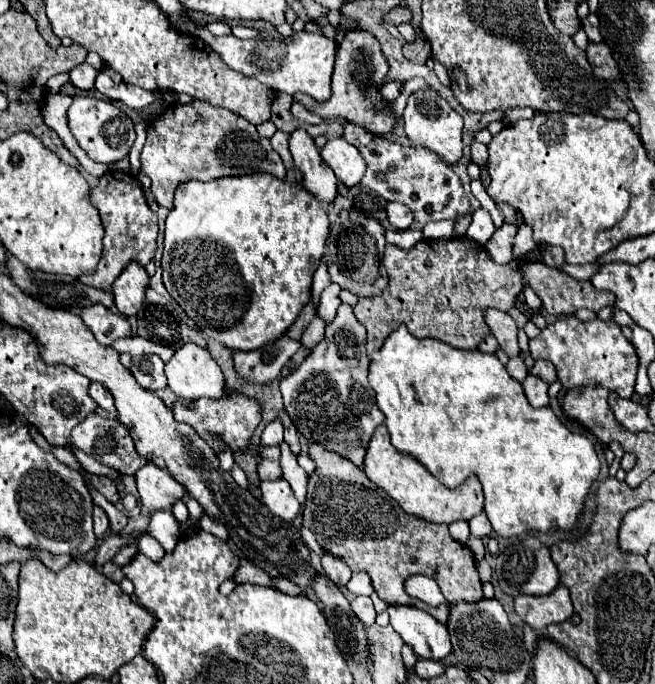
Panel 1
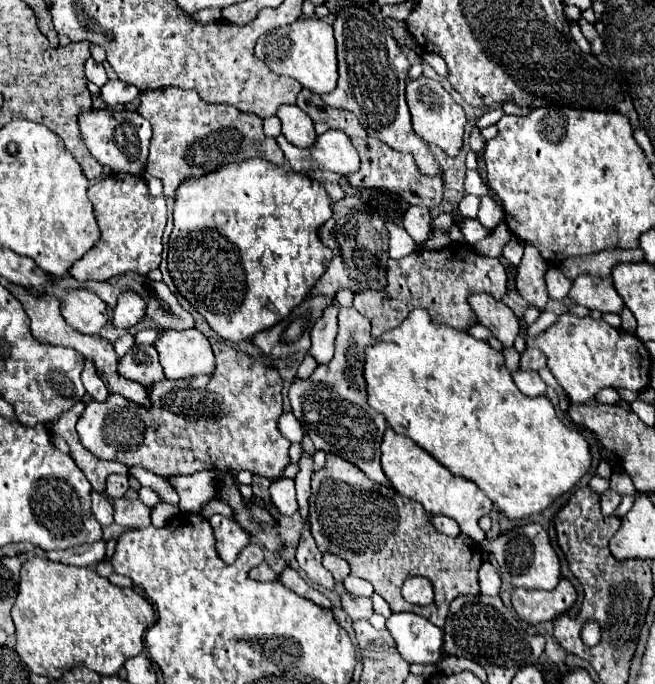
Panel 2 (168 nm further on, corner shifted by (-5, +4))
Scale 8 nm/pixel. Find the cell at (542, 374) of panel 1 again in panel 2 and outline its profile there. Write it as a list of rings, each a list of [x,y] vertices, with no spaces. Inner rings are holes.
[[[526,347],[526,351],[520,355],[520,369],[542,369],[546,365],[546,355],[540,349]]]

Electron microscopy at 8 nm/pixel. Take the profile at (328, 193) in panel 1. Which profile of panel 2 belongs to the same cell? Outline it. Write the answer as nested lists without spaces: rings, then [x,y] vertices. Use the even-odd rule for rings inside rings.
[[[280,105],[276,117],[282,123],[282,135],[292,145],[298,145],[302,149],[312,147],[312,143],[316,141],[314,121],[298,105]]]

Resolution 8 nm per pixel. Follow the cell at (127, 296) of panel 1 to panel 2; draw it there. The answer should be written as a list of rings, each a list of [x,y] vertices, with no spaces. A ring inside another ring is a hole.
[[[132,291],[120,293],[112,315],[112,325],[120,329],[128,329],[138,321],[142,321],[144,317],[146,317],[146,303],[142,301],[142,297]]]

